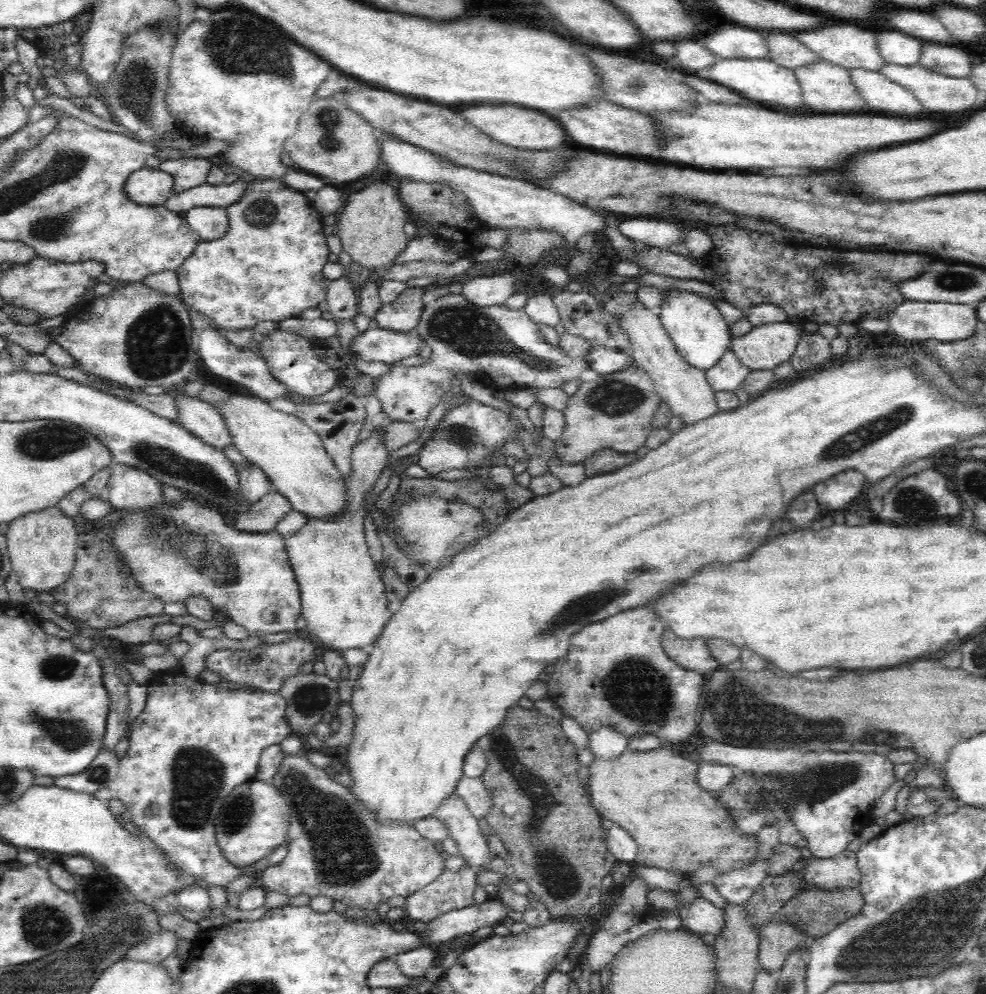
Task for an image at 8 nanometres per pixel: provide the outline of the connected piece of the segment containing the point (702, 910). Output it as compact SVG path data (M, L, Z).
M698 899L681 912L681 928L694 935L717 937L724 927L724 911L706 899Z

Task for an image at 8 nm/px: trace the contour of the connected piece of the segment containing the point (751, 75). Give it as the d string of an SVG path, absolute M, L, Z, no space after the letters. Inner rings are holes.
M716 57L714 64L708 68L708 78L716 84L722 84L738 94L742 94L748 100L760 102L764 106L772 106L776 110L802 110L802 93L800 85L796 81L794 71L782 68L768 58L719 58Z

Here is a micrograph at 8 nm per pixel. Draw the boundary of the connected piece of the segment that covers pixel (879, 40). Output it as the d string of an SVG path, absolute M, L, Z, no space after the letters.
M902 31L876 33L876 48L885 62L912 66L918 64L921 40Z

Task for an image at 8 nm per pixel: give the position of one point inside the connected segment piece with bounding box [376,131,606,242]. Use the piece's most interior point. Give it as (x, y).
(509, 203)

